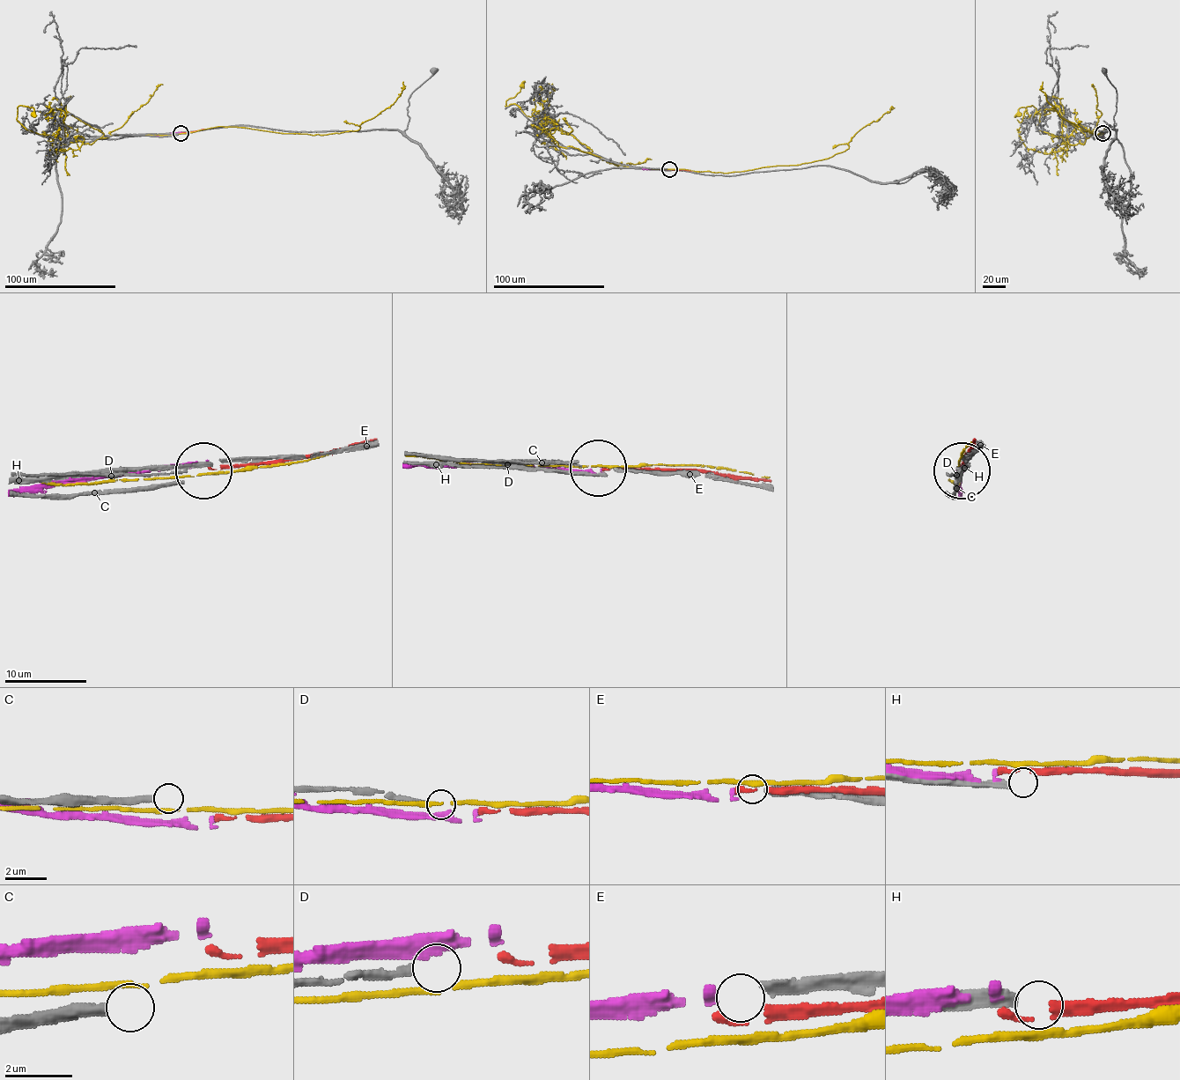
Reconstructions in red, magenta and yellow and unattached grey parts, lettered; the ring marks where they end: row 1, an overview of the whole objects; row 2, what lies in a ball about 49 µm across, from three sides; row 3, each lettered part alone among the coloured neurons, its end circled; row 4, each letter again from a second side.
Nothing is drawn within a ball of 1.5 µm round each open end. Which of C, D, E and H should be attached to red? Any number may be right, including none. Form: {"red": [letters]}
{"red": []}

